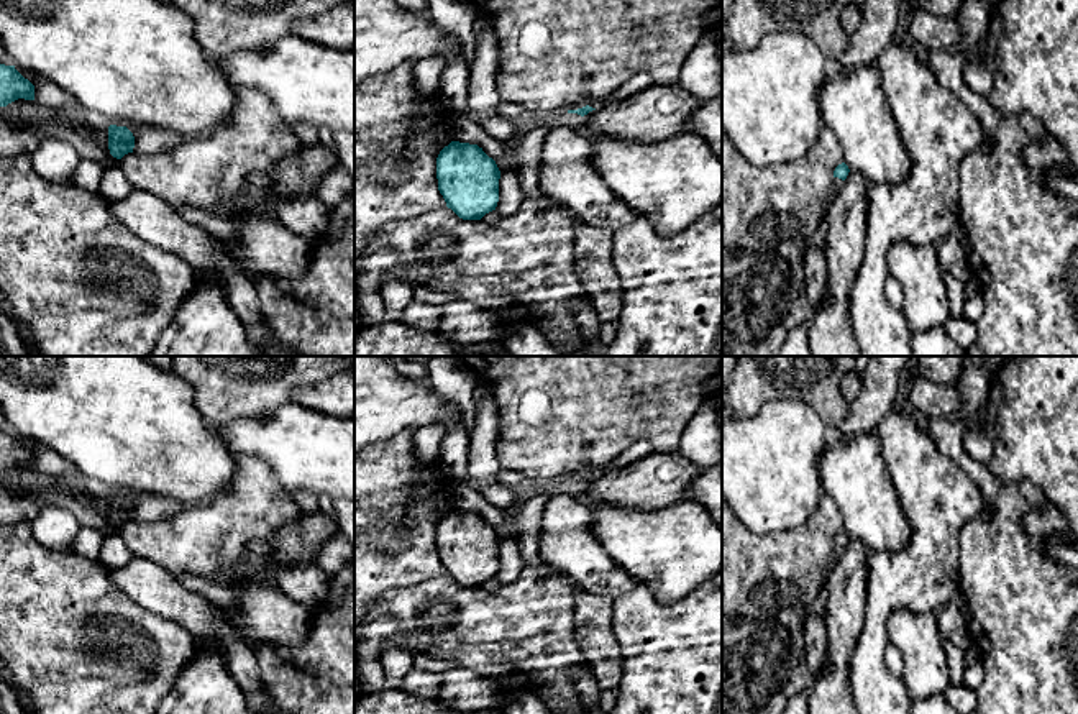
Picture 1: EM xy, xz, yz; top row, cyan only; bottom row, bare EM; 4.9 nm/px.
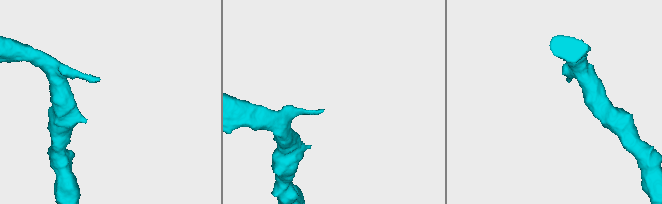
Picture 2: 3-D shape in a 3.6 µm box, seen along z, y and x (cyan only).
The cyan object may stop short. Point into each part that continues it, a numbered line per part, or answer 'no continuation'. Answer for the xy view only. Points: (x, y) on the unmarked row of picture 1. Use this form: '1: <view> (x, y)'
no continuation

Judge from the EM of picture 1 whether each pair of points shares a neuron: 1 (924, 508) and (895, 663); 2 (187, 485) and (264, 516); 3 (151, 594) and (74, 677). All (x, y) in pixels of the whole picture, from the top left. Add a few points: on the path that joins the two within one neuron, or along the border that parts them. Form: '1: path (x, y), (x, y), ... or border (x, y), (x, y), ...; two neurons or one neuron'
1: border (888, 644), (885, 665), (899, 678); two neurons
2: border (240, 465), (230, 489), (209, 503), (189, 508); two neurons
3: border (112, 581), (145, 609); two neurons

